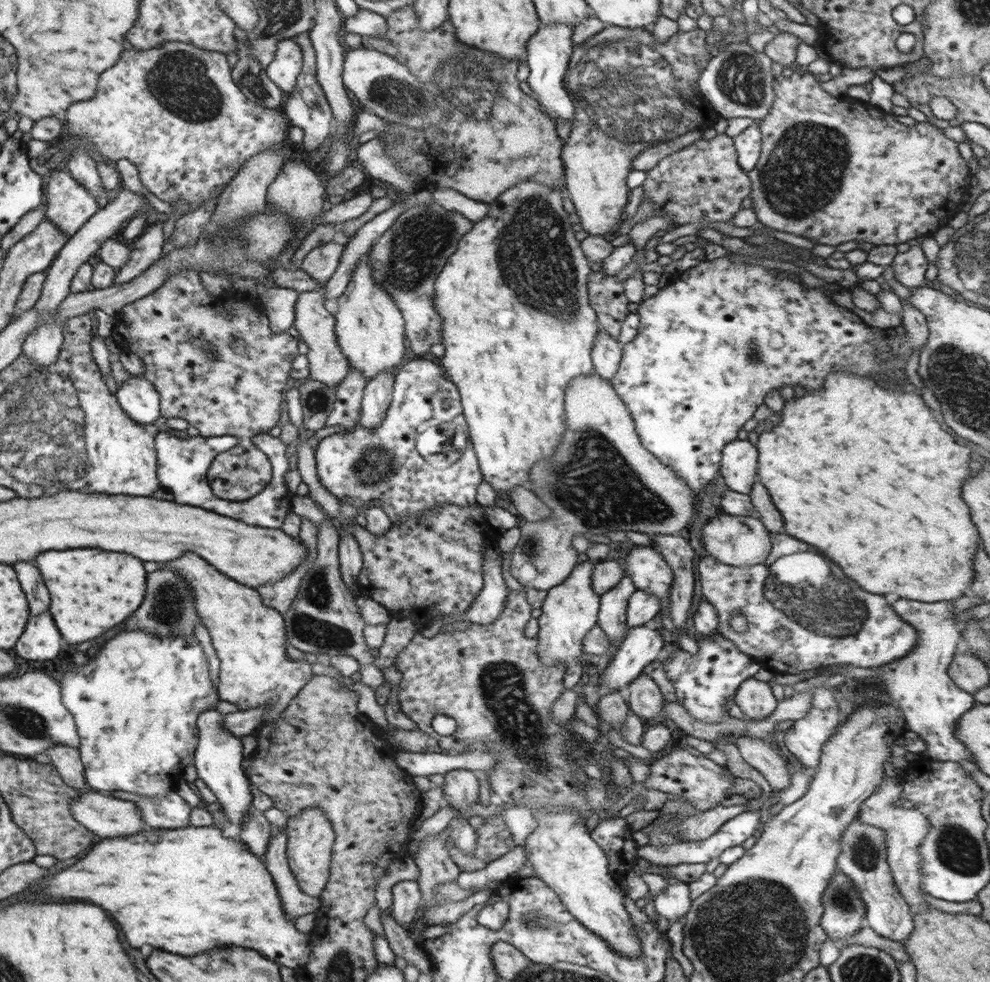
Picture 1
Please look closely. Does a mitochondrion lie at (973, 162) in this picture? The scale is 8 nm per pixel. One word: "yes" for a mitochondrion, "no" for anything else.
no

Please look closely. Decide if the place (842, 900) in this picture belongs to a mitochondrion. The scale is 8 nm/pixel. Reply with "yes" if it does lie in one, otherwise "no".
yes

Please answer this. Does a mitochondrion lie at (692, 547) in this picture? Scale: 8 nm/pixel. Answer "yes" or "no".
no

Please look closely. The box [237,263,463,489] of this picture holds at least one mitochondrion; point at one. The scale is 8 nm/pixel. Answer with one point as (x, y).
(317, 400)

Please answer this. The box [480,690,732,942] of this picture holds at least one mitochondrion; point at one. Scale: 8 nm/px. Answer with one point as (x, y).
(538, 919)

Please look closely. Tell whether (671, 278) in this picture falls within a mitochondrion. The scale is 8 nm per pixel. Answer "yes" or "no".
no

